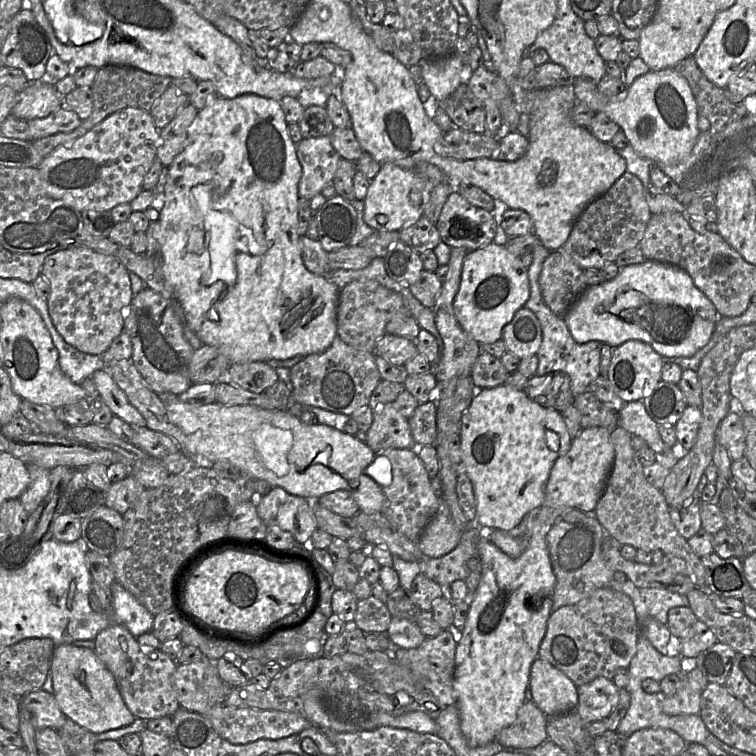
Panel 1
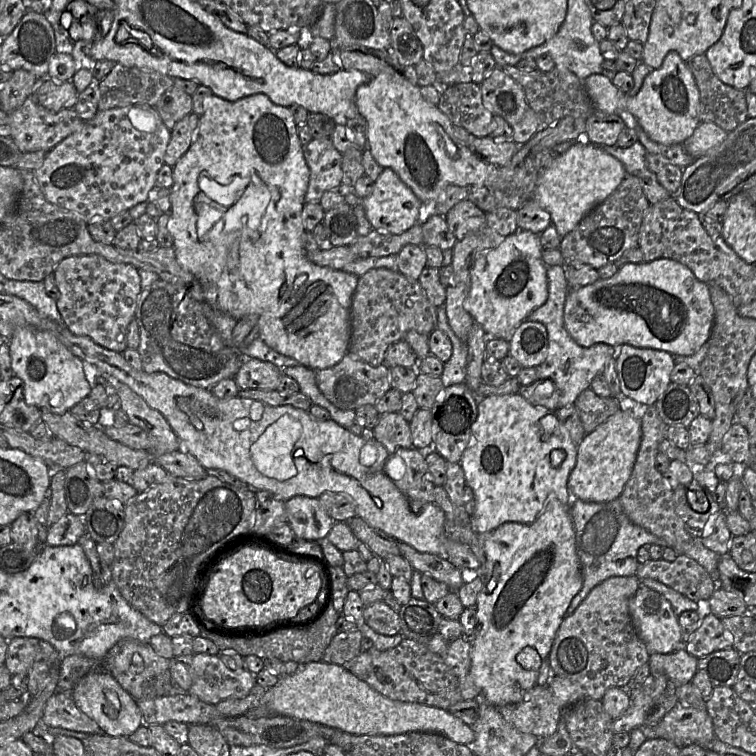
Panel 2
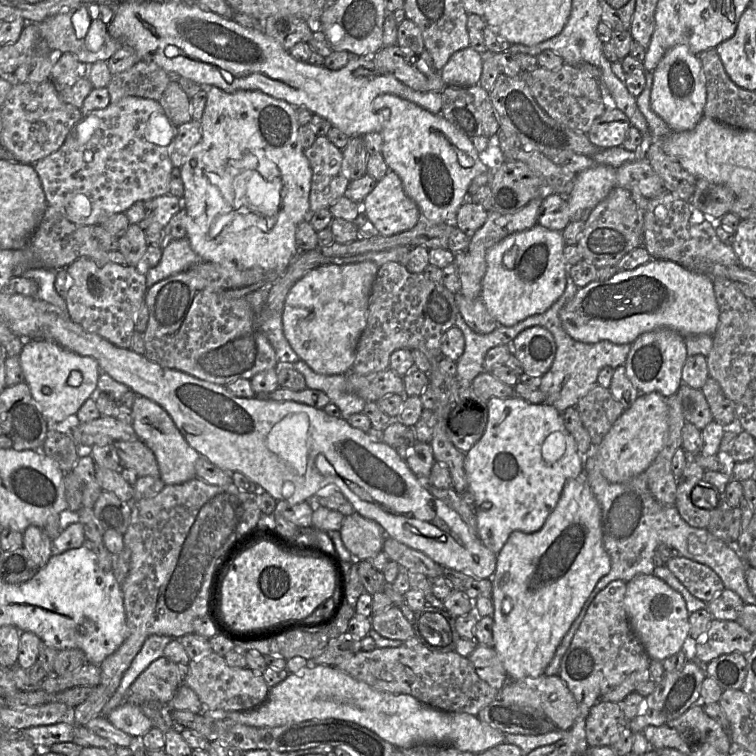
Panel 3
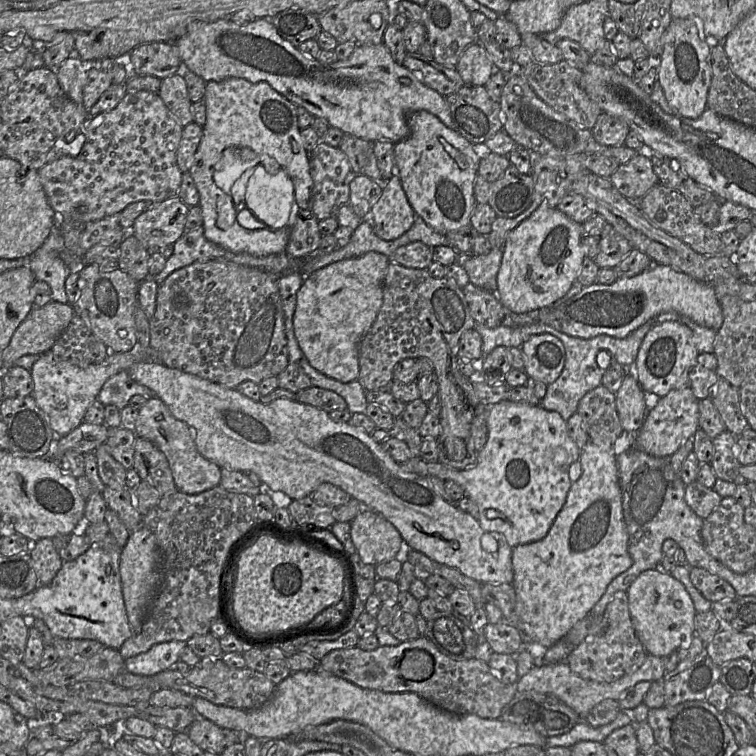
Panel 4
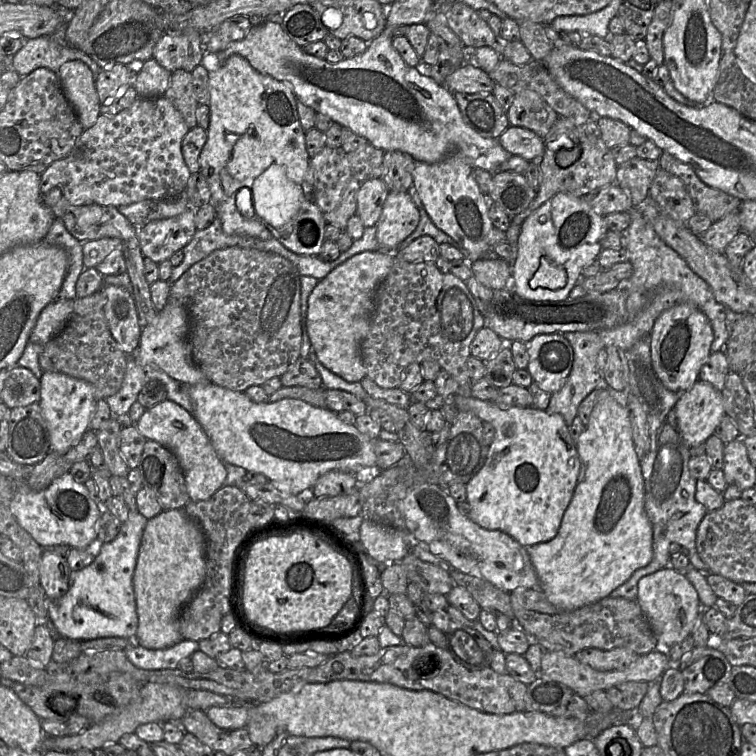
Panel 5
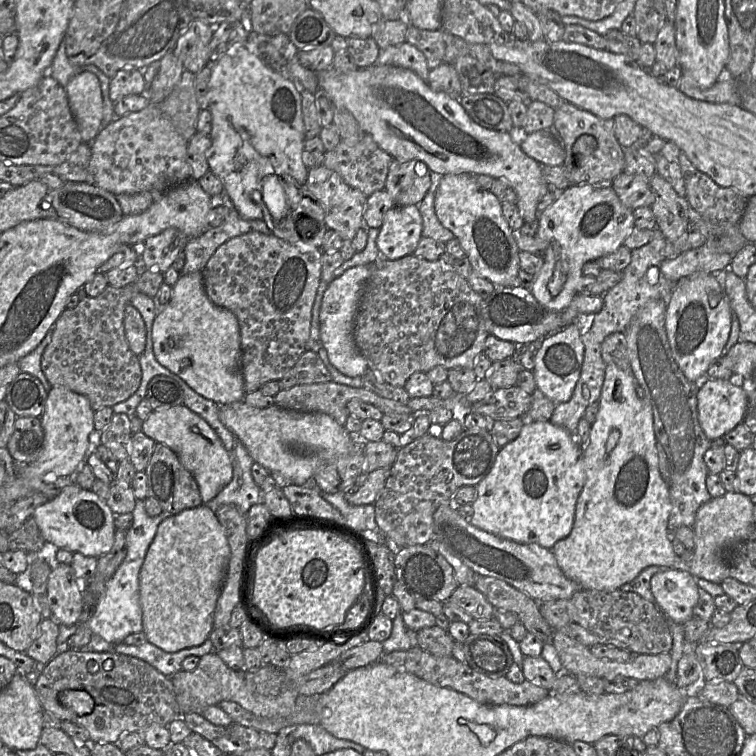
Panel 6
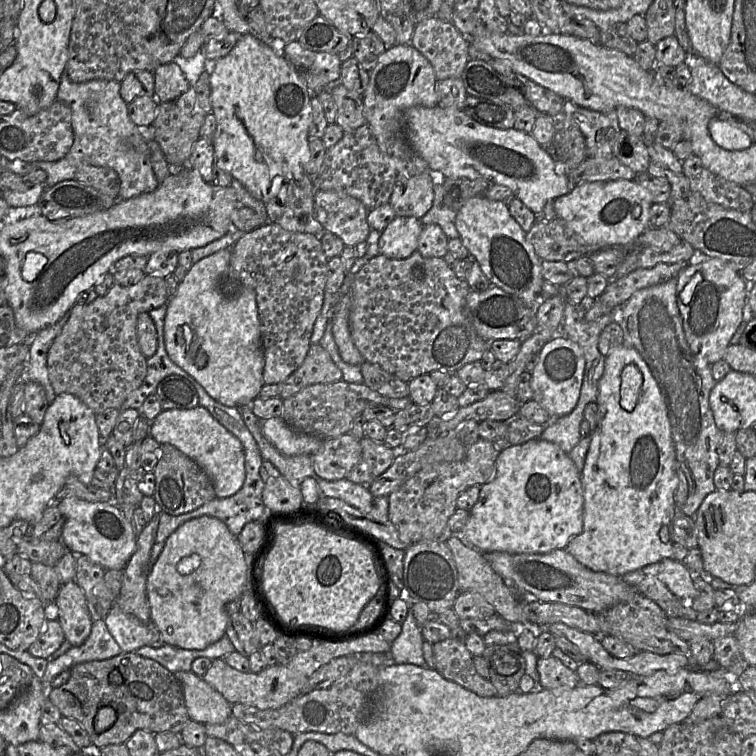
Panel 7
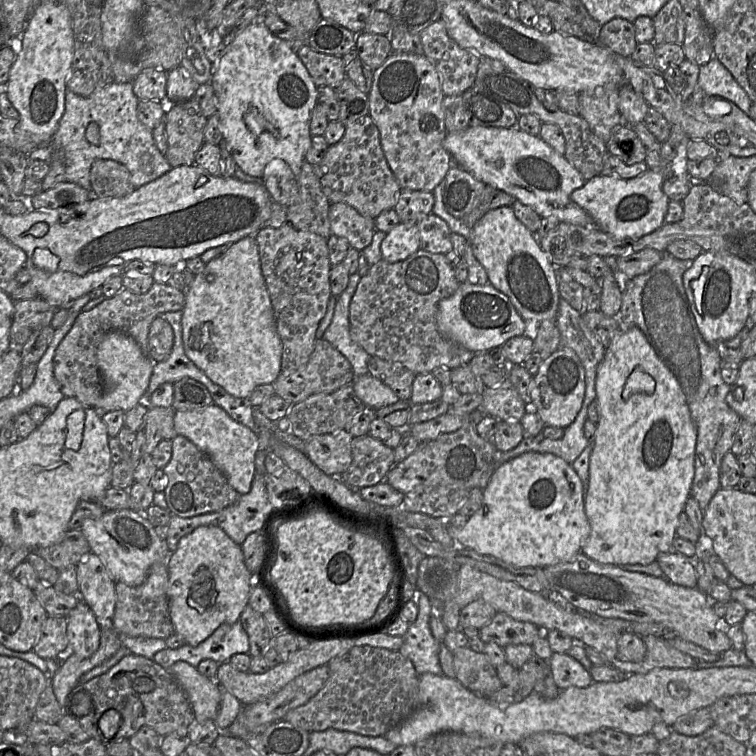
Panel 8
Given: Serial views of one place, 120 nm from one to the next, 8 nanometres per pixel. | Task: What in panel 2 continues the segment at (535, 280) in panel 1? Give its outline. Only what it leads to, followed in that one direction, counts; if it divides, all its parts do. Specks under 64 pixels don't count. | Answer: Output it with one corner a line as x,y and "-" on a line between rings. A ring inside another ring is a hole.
547,266
547,301
539,308
533,310
527,321
541,322
548,332
548,354
545,361
537,366
538,379
552,380
560,391
558,408
574,405
578,396
586,389
589,389
591,382
596,375
603,374
605,364
612,358
618,356
620,347
612,347
604,343
598,343
591,347
578,345
569,335
564,325
564,307
567,295
570,291
565,271
562,266

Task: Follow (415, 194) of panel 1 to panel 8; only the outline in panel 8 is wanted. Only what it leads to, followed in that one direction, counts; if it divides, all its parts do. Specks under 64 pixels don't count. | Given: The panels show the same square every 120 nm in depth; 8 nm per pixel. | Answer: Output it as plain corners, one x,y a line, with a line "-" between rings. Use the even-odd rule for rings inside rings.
400,222
386,233
381,243
382,259
400,262
420,249
418,223

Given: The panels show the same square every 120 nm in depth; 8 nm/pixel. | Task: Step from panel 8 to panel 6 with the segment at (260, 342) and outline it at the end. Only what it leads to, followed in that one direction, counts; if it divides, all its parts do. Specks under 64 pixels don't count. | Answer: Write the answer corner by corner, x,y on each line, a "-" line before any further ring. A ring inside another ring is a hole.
202,271
180,275
169,302
157,304
151,333
156,360
195,392
219,405
244,401
239,322
233,312
215,305
207,296

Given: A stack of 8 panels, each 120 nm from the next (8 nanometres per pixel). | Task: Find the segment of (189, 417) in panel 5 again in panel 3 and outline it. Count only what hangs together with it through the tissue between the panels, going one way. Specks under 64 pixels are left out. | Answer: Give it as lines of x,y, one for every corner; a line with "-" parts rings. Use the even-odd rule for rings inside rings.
136,395
131,410
132,427
137,438
155,455
160,478
164,484
177,485
194,479
196,477
195,464
201,455
188,444
169,414
155,402
139,395

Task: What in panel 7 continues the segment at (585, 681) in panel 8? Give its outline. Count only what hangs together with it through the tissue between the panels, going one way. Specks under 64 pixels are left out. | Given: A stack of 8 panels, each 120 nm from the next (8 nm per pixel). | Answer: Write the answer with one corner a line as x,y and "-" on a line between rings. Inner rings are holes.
552,655
538,659
537,671
539,686
543,689
555,689
562,686
573,688
581,684
577,673

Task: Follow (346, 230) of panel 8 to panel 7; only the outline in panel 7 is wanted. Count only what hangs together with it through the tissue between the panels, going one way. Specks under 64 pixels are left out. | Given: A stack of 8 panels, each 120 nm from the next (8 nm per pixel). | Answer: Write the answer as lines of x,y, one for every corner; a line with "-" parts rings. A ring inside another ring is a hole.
316,190
314,209
324,231
334,233
345,245
367,241
371,230
367,222
369,210
360,200
335,190

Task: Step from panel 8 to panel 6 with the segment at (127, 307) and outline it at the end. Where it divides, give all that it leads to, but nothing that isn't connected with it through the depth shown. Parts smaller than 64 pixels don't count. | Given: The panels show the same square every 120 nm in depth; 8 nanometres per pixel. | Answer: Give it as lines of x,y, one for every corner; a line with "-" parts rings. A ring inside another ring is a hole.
141,268
141,275
135,282
115,288
108,285
96,297
82,299
76,307
66,309
52,329
51,342
45,348
41,358
41,369
51,386
61,386
74,393
85,396
93,411
112,407
124,402
139,388
142,371
139,358
129,348
124,330
125,307
137,293
143,293
154,299
164,282
164,276
158,270

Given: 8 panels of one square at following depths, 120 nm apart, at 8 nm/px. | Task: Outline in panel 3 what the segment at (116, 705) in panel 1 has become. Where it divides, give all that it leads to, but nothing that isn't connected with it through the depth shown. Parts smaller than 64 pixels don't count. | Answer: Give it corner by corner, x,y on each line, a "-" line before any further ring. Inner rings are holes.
130,702
117,706
108,714
107,719
116,728
134,738
141,738
153,727
140,706

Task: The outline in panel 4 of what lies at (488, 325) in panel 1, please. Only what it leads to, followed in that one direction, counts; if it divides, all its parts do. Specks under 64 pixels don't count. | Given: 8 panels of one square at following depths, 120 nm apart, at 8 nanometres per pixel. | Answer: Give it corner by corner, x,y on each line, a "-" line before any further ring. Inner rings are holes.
546,204
538,207
528,219
508,232
506,236
495,291
502,305
513,313
521,314
549,306
565,296
576,281
586,257
582,241
581,224
569,219
556,207
550,208

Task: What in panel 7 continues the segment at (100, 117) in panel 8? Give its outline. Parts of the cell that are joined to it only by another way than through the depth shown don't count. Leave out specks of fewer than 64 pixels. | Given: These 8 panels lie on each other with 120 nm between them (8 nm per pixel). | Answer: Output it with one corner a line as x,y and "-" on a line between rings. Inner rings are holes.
65,70
61,76
57,100
71,109
74,142
69,152
59,160
28,162
35,165
35,169
41,168
47,173
46,187
75,179
77,170
84,164
90,164
116,171
120,179
120,199
126,200
157,188
159,183
151,165
149,144
128,115
128,103
120,95
120,82
96,79
75,83

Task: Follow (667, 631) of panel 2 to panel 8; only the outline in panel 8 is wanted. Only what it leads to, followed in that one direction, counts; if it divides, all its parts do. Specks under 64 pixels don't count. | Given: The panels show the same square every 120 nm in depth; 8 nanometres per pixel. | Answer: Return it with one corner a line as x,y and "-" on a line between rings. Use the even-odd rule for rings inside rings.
671,550
660,553
656,562
664,572
664,577
671,583
689,588
697,587
696,568
689,557

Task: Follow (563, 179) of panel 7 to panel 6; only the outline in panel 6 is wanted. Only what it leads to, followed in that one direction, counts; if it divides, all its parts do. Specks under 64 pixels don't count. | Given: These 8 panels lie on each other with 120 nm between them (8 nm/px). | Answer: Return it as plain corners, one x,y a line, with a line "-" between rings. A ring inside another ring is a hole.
376,63
350,73
338,72
331,68
316,74
320,94
326,96
334,108
348,110
363,131
370,135
392,159
421,161
430,171
443,176
468,173
500,179
515,191
516,205
524,222
536,220
537,205
548,192
549,186
542,175
540,163
527,156
520,146
512,141
508,132
488,130
479,126
469,117
458,99
452,98
445,92
433,90
416,73
406,68

